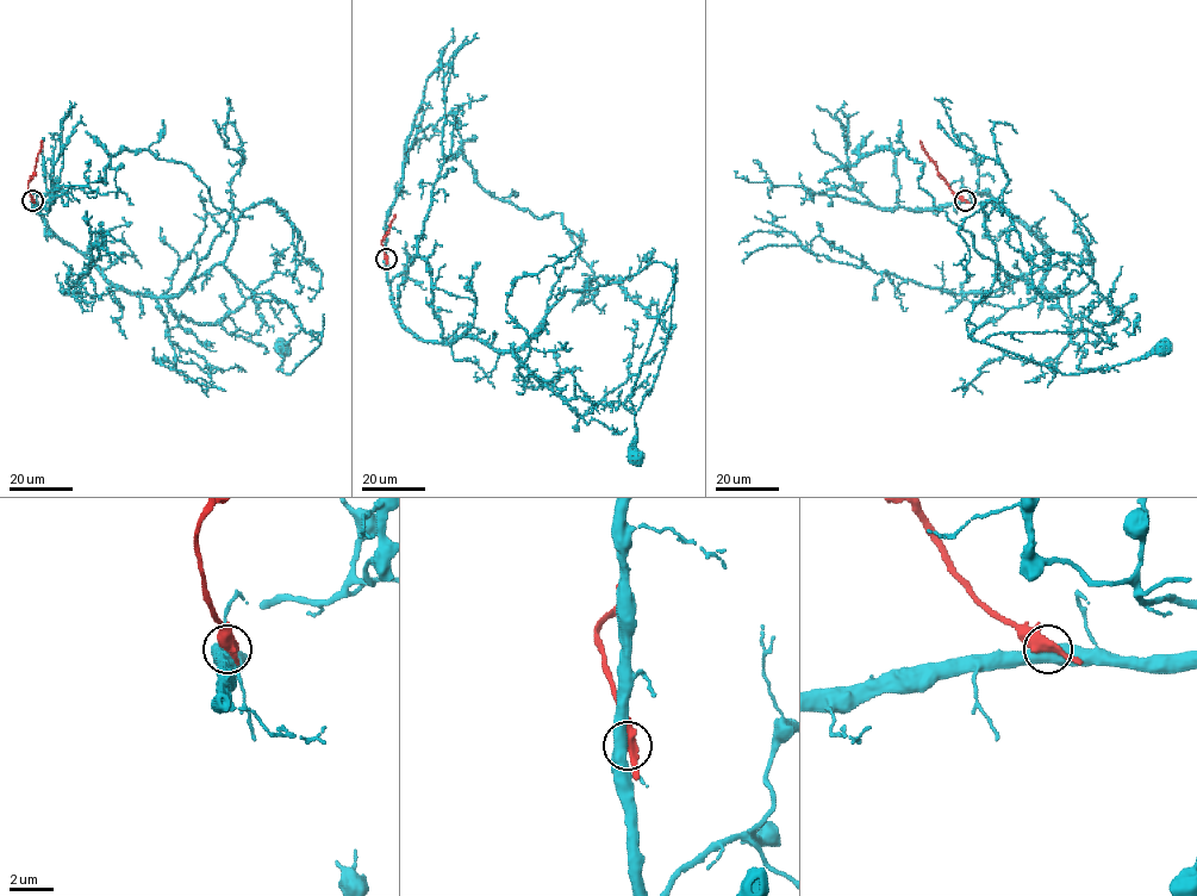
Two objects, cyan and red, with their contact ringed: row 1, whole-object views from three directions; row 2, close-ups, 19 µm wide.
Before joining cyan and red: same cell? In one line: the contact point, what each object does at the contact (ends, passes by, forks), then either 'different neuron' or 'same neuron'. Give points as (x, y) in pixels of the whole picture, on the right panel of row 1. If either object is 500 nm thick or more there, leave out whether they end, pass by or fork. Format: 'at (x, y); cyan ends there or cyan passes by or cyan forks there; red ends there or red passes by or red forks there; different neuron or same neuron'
at (965, 200); different neuron

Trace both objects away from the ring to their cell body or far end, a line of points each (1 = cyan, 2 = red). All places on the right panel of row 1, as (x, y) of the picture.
1: (964, 200), (1001, 205), (1045, 243), (1042, 284), (1055, 296), (997, 263), (970, 336), (1065, 374), (1164, 350)
2: (964, 200), (941, 176), (920, 140)

